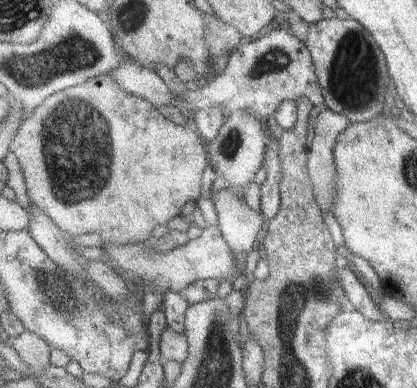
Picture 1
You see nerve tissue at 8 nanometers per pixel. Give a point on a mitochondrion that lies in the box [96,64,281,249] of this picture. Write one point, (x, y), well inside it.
(229, 145)

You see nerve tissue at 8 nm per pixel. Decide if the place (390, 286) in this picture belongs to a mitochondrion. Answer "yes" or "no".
no

